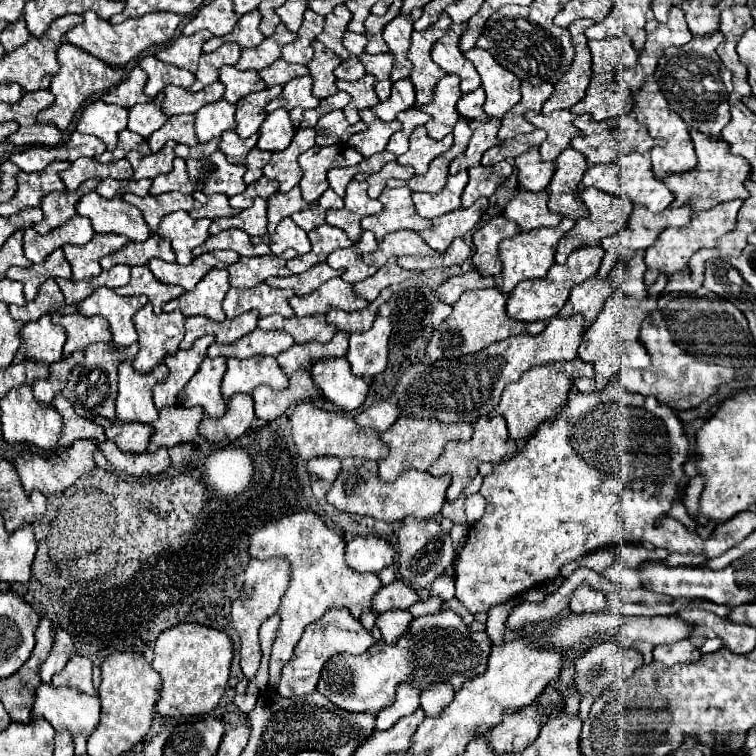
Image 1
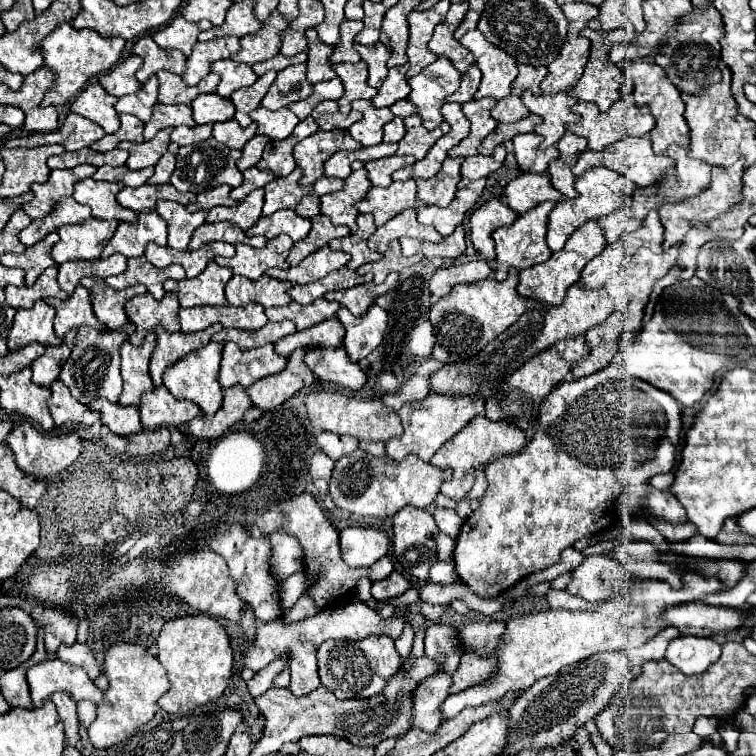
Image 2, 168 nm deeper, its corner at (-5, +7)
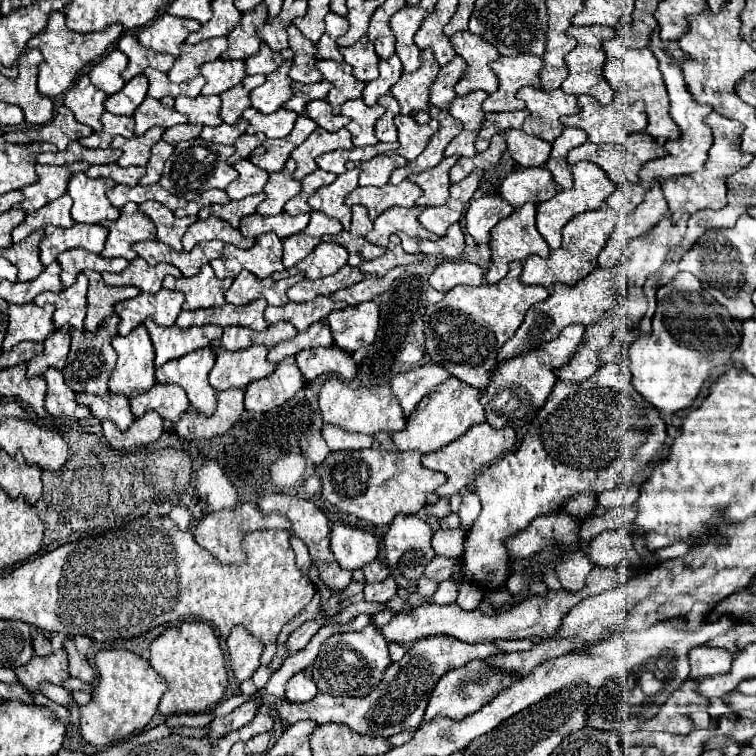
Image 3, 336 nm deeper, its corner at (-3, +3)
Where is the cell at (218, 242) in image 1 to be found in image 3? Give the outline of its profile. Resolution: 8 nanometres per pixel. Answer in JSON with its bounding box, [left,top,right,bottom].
[183,218,255,252]

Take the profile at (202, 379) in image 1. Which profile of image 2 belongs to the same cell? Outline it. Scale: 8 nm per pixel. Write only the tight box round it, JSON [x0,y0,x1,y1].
[163,342,223,416]

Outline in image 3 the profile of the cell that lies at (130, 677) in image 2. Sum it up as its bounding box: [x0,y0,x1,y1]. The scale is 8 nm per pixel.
[81,650,167,746]

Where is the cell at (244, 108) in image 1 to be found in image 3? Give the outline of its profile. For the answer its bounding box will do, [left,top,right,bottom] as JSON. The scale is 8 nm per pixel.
[221,76,265,124]

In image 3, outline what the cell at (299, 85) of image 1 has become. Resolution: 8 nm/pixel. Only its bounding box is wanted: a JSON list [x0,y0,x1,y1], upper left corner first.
[251,62,293,114]

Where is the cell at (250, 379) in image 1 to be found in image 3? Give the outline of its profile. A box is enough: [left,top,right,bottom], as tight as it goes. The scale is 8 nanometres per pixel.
[209,346,275,390]

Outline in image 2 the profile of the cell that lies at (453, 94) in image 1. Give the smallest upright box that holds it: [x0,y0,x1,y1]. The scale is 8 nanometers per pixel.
[407,56,461,130]

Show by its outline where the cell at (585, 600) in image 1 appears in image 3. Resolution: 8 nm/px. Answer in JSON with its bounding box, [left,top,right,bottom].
[555,550,593,592]

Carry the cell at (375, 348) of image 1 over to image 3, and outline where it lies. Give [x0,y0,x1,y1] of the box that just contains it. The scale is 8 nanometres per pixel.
[327,302,379,354]

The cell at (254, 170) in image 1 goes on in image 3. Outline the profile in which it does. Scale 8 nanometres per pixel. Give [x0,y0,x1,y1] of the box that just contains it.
[229,134,265,164]

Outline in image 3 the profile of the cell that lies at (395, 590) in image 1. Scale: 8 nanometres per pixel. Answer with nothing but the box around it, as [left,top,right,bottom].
[365,576,397,602]

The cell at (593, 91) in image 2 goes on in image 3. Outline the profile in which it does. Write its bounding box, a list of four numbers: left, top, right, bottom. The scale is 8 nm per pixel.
[561,26,617,106]

